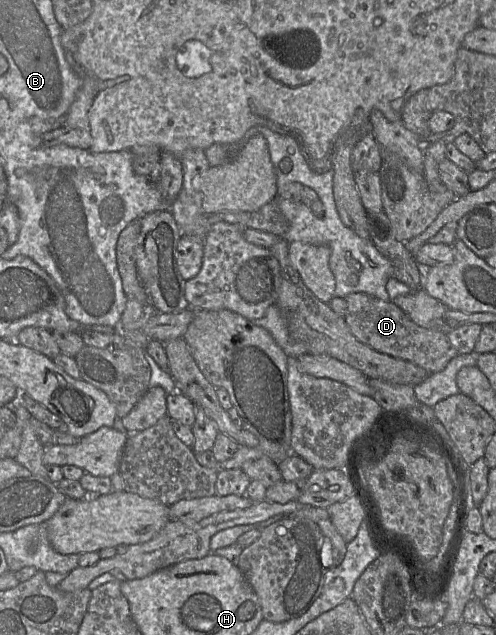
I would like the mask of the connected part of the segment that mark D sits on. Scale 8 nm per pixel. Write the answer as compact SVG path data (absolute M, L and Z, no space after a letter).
M351 293L343 298L347 303L344 320L352 335L377 352L411 362L430 374L442 371L458 351L441 330L415 324L398 306L366 293Z

